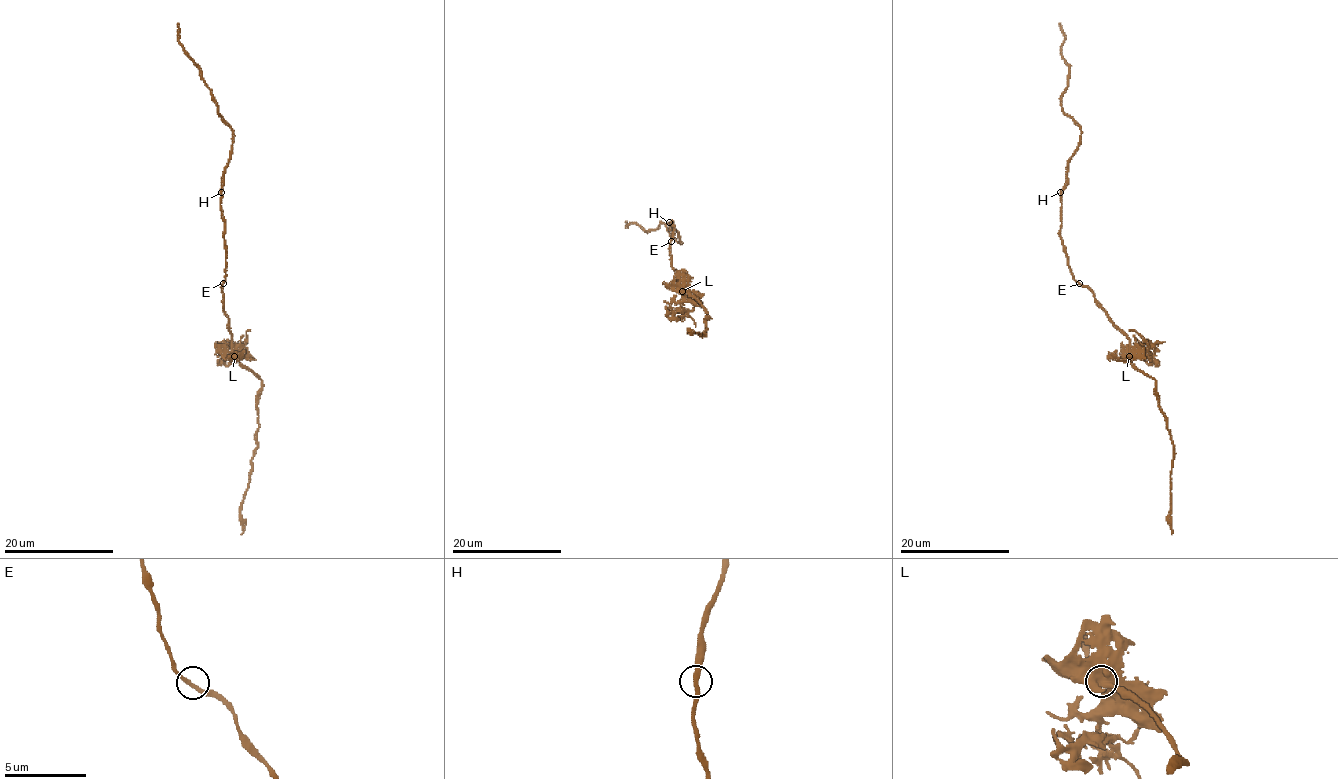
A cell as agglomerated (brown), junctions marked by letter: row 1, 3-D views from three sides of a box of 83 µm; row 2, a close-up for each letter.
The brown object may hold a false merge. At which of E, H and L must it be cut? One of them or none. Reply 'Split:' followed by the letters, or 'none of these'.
Split: L

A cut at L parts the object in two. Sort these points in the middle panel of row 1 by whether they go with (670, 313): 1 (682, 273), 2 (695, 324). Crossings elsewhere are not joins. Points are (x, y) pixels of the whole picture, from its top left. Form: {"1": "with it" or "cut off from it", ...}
{"1": "with it", "2": "with it"}

